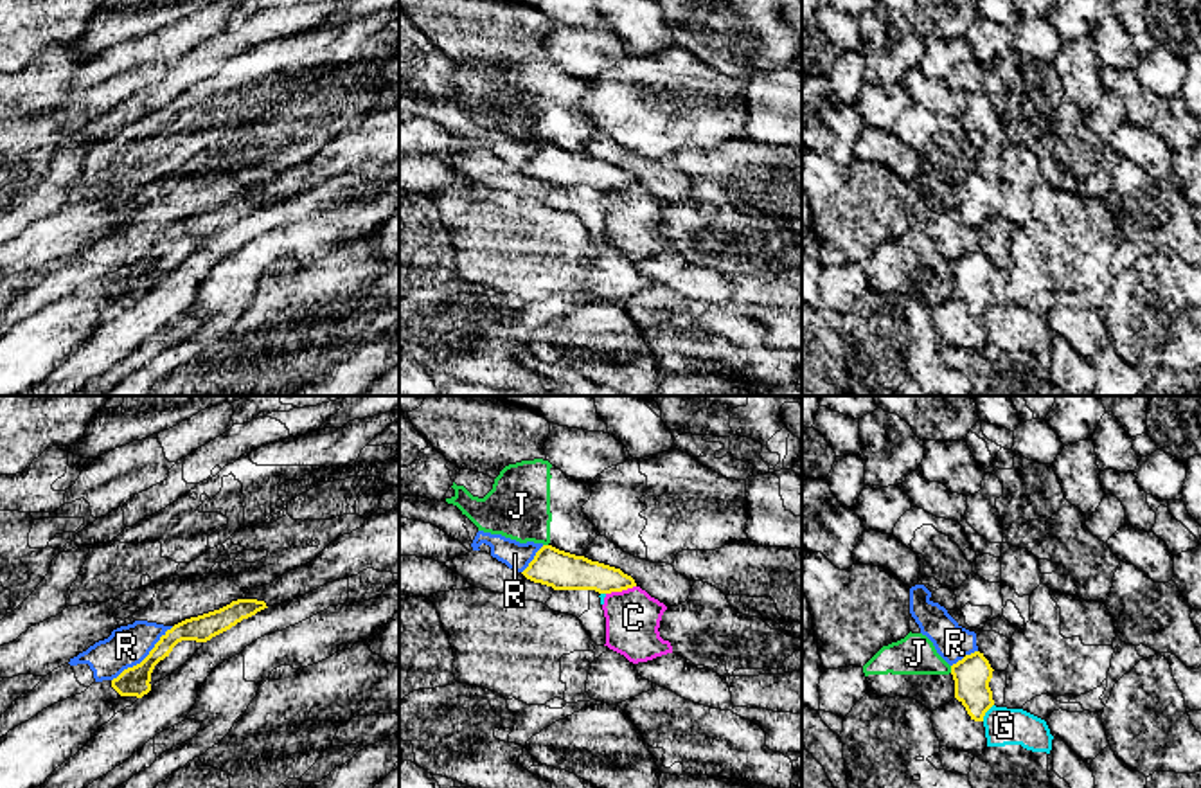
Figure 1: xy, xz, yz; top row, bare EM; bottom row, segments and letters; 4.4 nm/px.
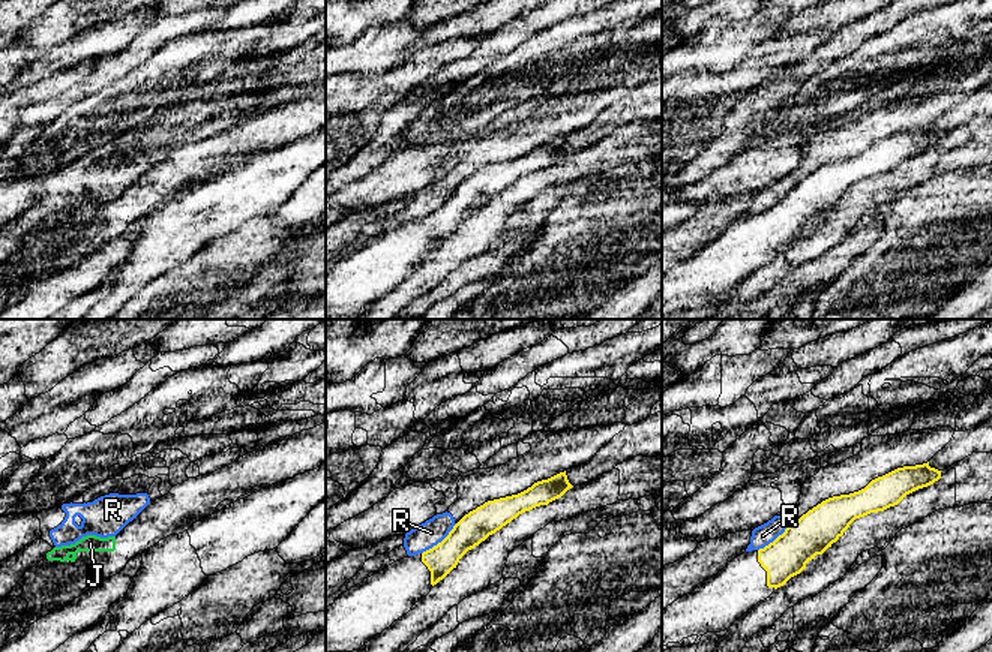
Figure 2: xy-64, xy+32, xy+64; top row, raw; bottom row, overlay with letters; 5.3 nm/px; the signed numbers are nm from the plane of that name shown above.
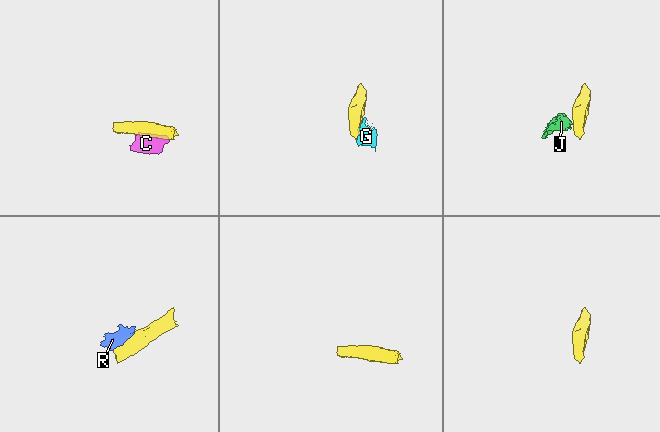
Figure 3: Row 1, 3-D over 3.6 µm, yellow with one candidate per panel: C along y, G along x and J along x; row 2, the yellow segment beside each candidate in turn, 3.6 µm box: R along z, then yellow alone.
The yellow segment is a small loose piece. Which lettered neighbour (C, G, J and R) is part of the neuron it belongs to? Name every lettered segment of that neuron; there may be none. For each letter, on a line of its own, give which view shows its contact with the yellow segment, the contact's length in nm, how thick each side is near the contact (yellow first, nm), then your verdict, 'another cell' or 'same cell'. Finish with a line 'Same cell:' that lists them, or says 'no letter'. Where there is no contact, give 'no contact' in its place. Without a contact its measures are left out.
C: xz | 140 nm | 160/240 nm | another cell
G: yz | 90 nm | 170/160 nm | another cell
J: yz | 30 nm | 170/180 nm | another cell
R: xy | 380 nm | 130/180 nm | another cell
Same cell: no letter

